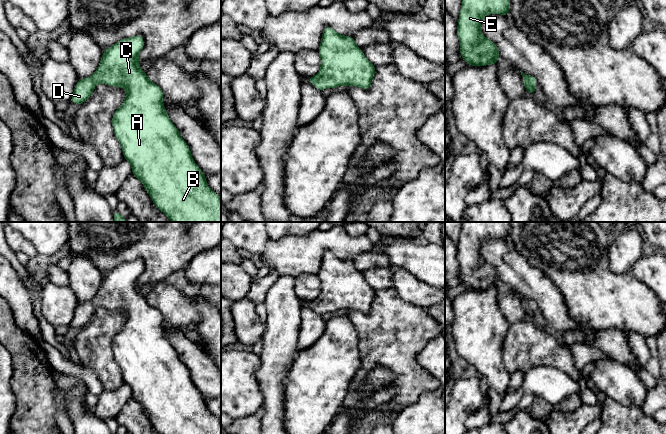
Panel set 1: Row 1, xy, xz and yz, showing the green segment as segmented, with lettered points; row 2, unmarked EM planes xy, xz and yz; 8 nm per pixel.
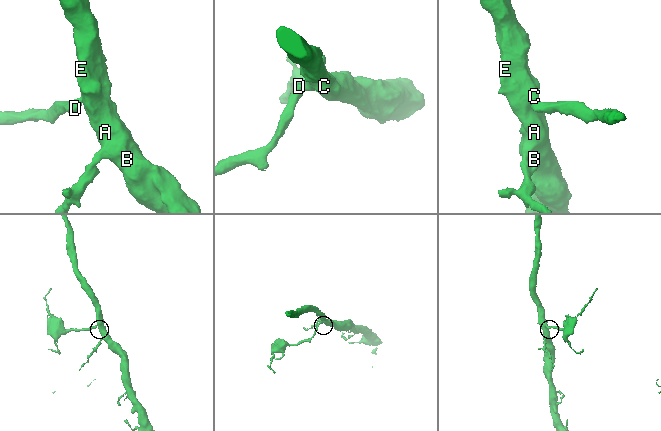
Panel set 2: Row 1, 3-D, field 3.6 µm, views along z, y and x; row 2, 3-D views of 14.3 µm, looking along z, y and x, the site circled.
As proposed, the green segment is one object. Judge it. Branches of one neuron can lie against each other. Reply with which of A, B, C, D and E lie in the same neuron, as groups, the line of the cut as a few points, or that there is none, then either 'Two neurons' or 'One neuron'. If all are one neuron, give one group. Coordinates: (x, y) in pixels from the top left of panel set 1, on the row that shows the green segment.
Groups: A B C D E. No split. One neuron

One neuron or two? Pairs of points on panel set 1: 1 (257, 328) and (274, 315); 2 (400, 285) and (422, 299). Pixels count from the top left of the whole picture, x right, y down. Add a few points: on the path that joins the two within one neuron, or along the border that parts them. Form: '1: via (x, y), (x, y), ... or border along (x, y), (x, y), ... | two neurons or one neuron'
1: border along (265, 324), (265, 332), (261, 341) | two neurons
2: via (405, 285), (417, 294) | one neuron

